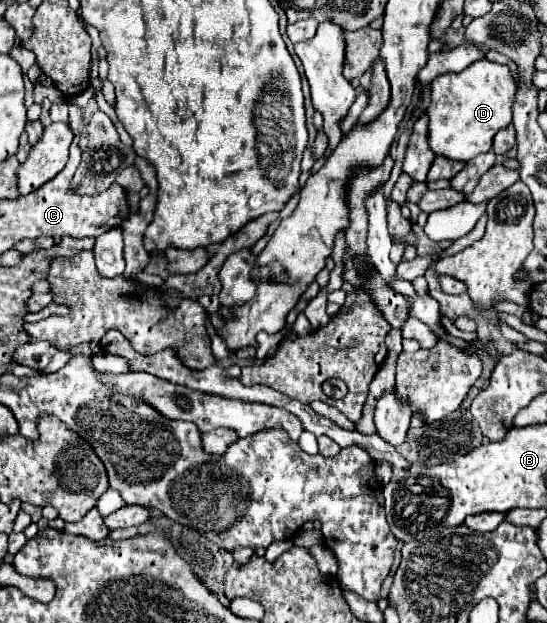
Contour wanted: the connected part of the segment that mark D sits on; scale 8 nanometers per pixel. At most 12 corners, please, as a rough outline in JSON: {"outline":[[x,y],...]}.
{"outline":[[478,60],[432,80],[430,146],[472,160],[512,124],[516,80]]}

